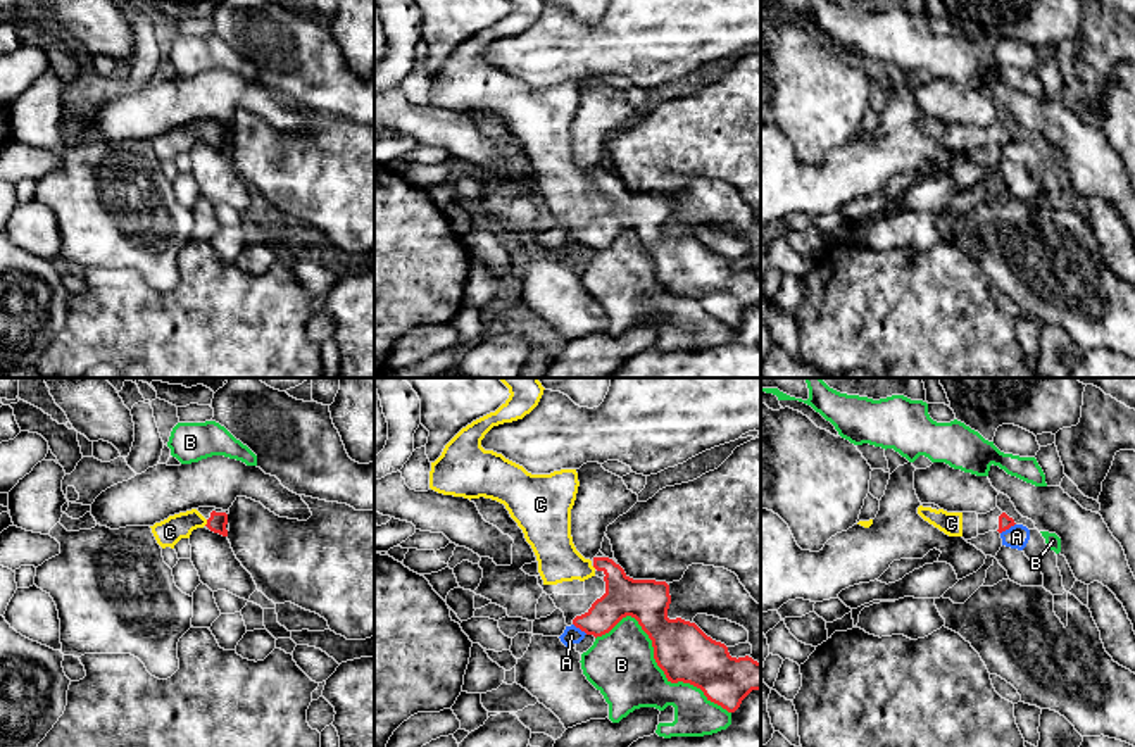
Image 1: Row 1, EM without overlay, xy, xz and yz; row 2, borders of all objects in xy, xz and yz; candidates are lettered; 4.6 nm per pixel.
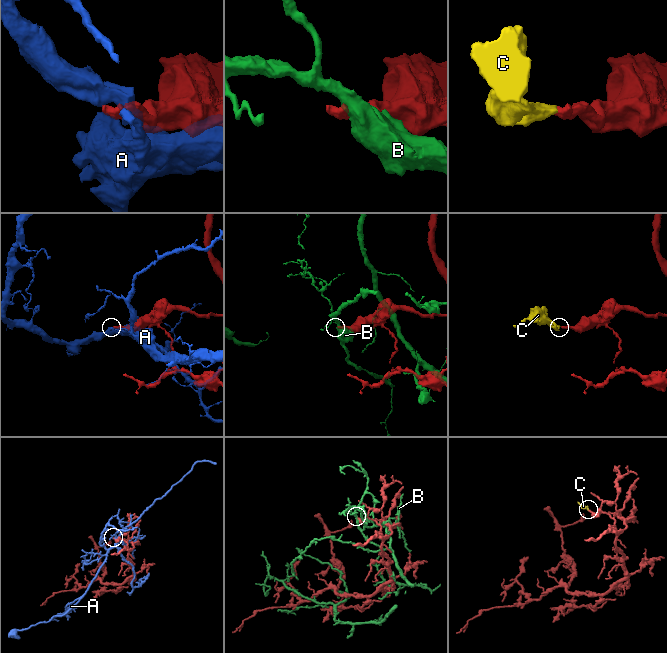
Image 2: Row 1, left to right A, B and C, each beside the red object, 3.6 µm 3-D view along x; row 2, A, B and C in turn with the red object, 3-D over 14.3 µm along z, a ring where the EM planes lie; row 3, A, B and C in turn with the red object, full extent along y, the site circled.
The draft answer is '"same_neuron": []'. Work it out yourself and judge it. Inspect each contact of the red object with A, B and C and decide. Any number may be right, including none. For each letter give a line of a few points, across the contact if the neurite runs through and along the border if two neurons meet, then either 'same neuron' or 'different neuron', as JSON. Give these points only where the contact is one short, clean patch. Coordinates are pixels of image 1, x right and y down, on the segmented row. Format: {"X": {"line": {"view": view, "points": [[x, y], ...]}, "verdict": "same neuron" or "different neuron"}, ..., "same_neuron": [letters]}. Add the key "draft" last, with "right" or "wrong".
{"A": {"verdict": "different neuron"}, "B": {"verdict": "different neuron"}, "C": {"line": {"view": "xy", "points": [[218, 521], [207, 523], [183, 523], [169, 532]]}, "verdict": "same neuron"}, "same_neuron": ["C"], "draft": "wrong"}

